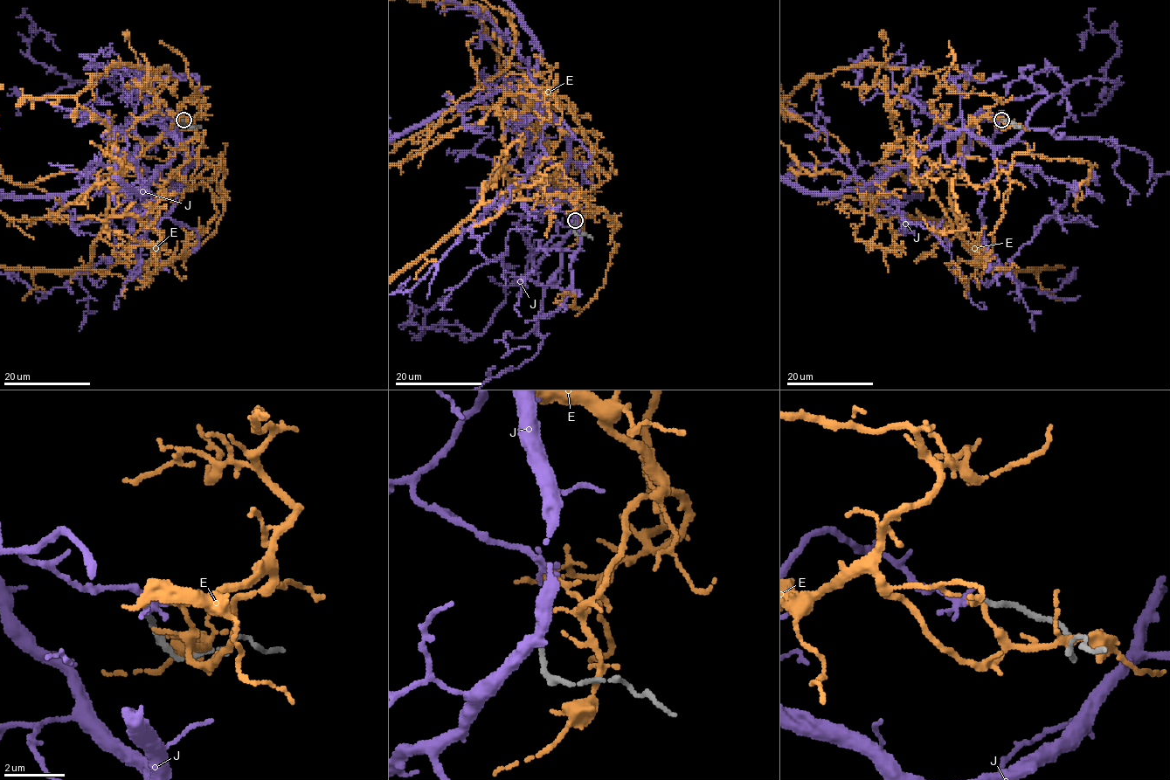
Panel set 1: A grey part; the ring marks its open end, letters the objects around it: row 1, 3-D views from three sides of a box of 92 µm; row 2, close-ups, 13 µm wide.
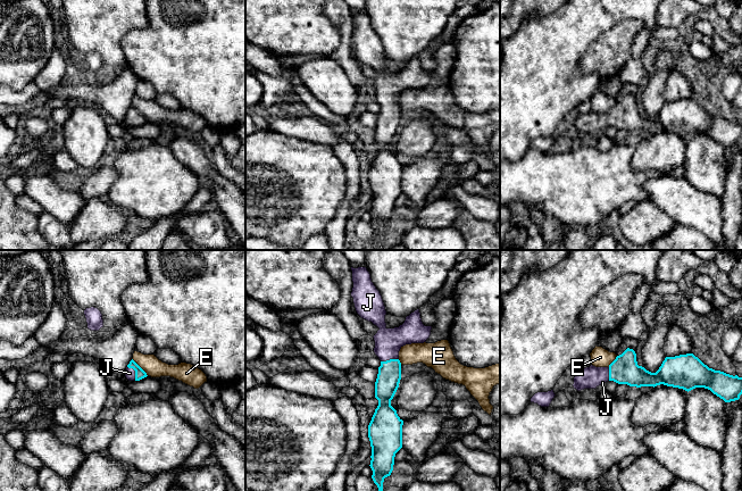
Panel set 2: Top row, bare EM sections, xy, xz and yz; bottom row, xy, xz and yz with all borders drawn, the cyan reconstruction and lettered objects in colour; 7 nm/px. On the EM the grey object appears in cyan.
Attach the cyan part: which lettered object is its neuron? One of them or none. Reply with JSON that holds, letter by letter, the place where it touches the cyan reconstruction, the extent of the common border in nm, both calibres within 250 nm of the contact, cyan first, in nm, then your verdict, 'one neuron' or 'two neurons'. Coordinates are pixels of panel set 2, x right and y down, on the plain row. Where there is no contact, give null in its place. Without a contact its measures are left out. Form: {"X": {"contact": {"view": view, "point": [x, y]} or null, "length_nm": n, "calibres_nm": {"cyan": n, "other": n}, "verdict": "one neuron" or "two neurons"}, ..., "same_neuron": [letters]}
{"E": {"contact": {"view": "xy", "point": [140, 113]}, "length_nm": 170, "calibres_nm": {"cyan": 70, "other": 140}, "verdict": "two neurons"}, "J": {"contact": {"view": "xz", "point": [389, 106]}, "length_nm": 130, "calibres_nm": {"cyan": 170, "other": 190}, "verdict": "one neuron"}, "same_neuron": ["J"]}

